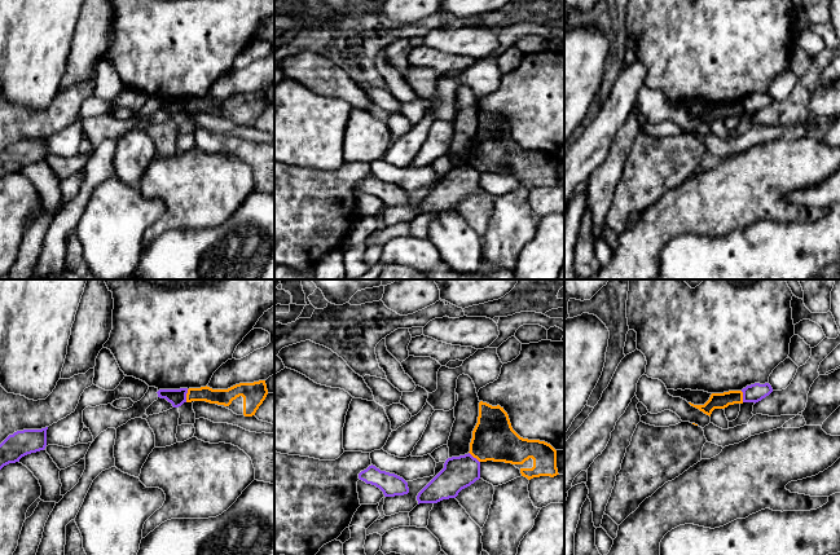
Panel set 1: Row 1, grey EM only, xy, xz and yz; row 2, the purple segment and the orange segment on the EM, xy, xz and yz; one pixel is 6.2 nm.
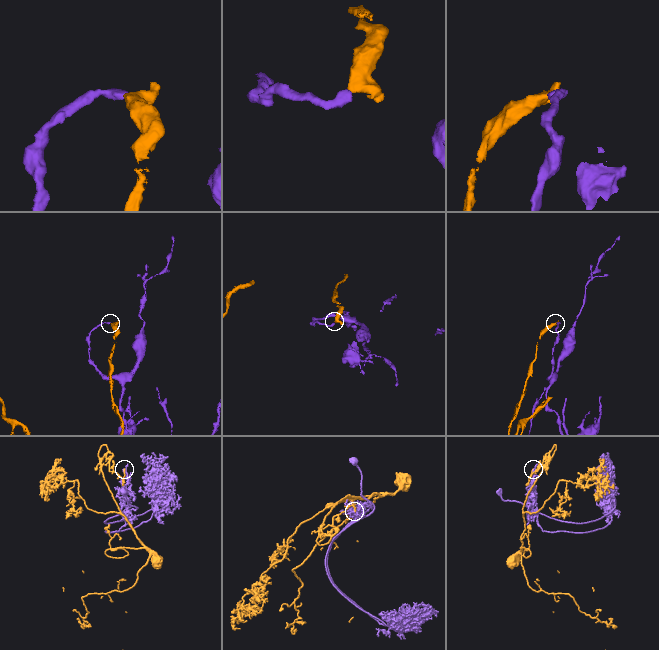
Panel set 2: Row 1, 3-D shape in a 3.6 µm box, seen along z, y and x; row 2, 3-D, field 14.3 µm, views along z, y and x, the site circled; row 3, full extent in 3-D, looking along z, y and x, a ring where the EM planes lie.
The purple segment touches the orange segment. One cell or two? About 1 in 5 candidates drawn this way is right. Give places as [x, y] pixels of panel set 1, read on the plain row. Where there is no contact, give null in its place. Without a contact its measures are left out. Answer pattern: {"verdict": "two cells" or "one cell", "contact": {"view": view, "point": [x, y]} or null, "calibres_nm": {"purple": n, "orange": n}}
{"verdict": "two cells", "contact": {"view": "xy", "point": [185, 106]}, "calibres_nm": {"purple": 100, "orange": 100}}

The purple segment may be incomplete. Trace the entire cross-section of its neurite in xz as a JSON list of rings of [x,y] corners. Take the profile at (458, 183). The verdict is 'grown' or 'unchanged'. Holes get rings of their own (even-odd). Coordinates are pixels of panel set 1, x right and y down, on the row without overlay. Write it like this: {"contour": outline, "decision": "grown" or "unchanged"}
{"contour": [[[470,163],[448,168],[444,179],[418,203],[418,215],[456,208],[462,199],[479,189],[480,172]]], "decision": "unchanged"}

